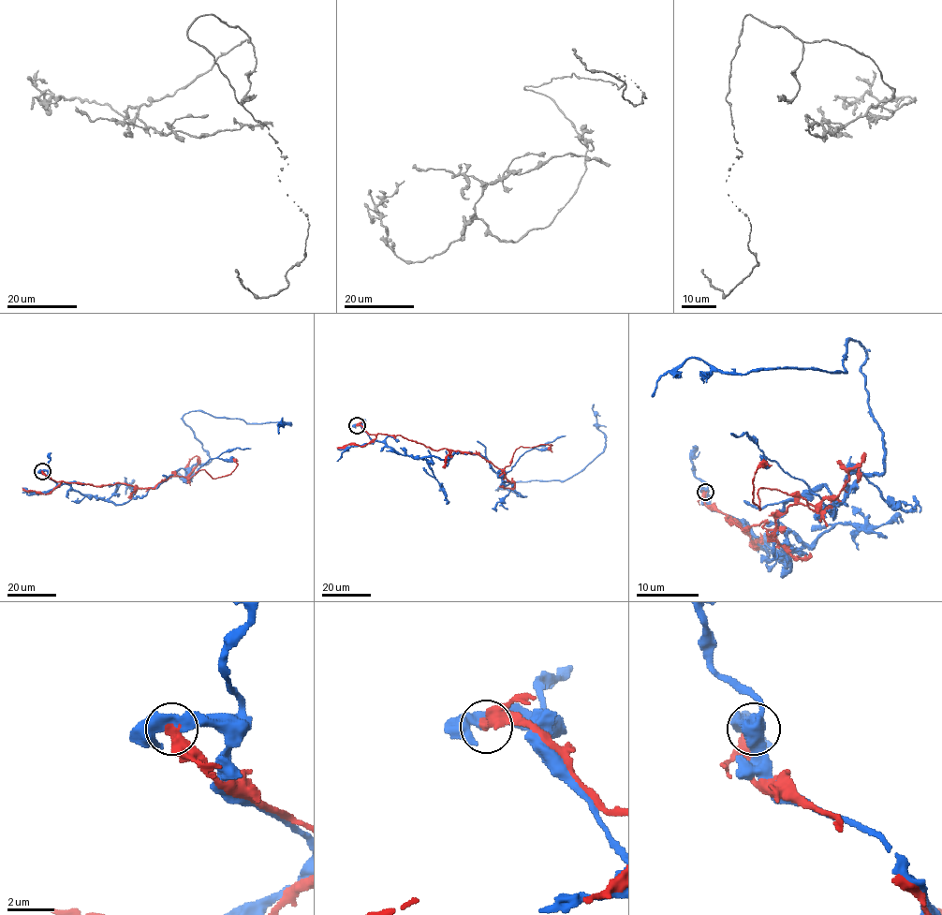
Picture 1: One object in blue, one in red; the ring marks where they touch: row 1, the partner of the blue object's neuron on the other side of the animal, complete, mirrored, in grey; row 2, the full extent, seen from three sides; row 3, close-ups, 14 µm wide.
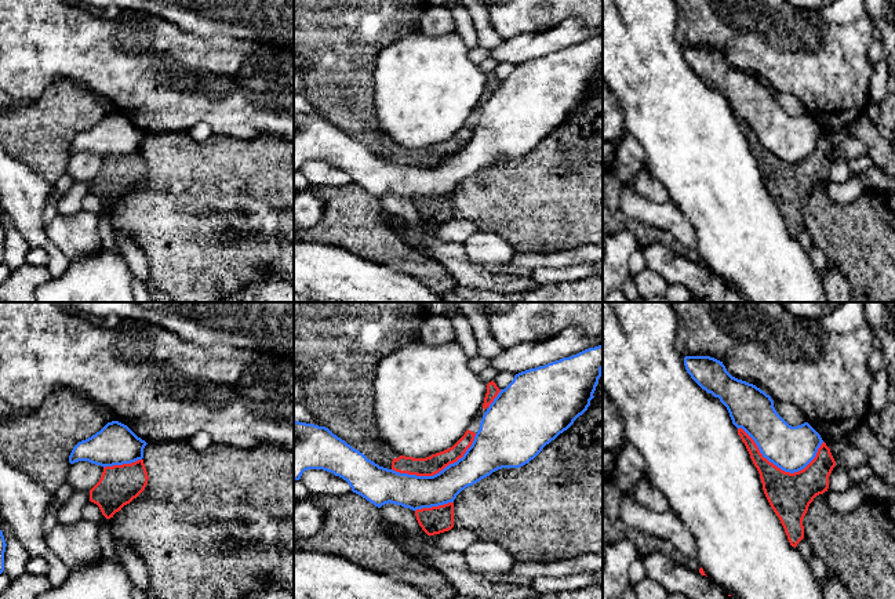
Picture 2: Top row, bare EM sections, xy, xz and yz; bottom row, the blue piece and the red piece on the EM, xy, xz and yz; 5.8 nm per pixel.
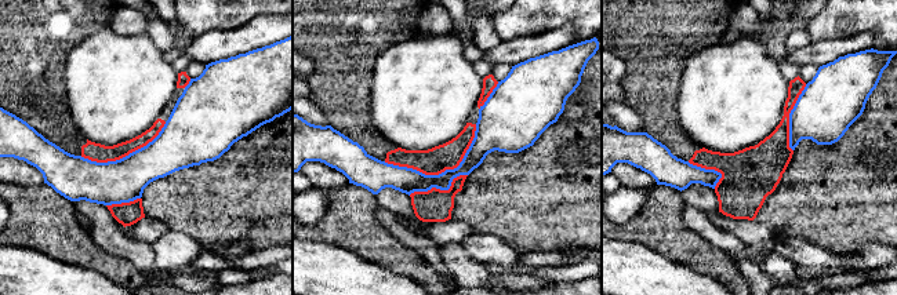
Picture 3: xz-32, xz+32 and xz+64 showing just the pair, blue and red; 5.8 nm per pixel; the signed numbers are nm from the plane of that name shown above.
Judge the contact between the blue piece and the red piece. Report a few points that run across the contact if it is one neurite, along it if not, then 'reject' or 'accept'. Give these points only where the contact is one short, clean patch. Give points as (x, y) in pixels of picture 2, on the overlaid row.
reject

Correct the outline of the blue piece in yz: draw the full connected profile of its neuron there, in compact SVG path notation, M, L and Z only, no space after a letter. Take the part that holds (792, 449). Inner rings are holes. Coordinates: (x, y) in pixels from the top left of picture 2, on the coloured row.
M685 356L684 366L702 389L720 399L732 424L754 440L770 462L794 473L815 458L823 443L821 435L808 422L789 425L764 391L732 377L723 362L710 356Z

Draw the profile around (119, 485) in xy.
M143 460L105 467L99 482L90 490L90 501L110 519L145 490L148 479Z

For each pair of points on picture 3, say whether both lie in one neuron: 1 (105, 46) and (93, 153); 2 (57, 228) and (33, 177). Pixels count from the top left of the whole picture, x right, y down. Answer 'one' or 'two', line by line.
1: two
2: two

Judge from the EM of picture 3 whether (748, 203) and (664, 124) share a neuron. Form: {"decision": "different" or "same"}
{"decision": "same"}

